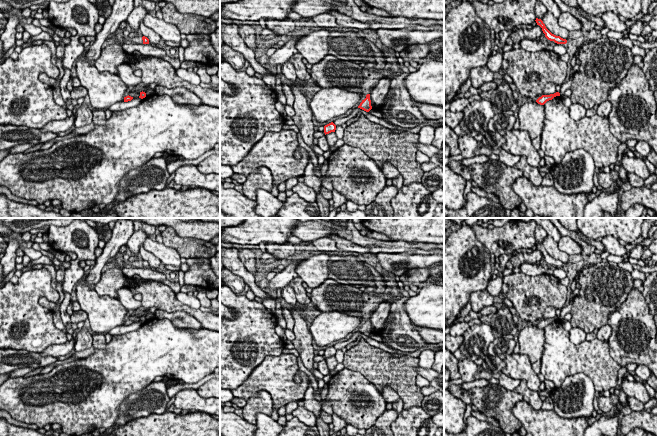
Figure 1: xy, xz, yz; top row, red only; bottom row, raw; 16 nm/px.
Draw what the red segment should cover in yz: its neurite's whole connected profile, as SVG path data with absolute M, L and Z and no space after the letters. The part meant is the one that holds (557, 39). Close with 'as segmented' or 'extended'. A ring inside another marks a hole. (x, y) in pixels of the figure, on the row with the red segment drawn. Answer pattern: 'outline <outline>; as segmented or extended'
outline M536 18L536 23L537 25L539 25L542 28L543 33L545 34L545 37L550 40L550 41L554 41L557 44L566 44L567 40L561 38L560 36L556 36L554 34L552 34L545 26L545 24L543 23L543 21L541 19Z; as segmented

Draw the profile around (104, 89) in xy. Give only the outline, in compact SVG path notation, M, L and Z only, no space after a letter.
M78 61L76 76L81 86L87 89L93 108L106 110L115 103L124 102L128 86L118 75L108 71L99 72L93 62Z

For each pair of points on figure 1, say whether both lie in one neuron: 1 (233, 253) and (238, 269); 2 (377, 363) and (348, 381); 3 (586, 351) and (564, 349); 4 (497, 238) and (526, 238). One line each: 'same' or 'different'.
1: same
2: different
3: same
4: same

